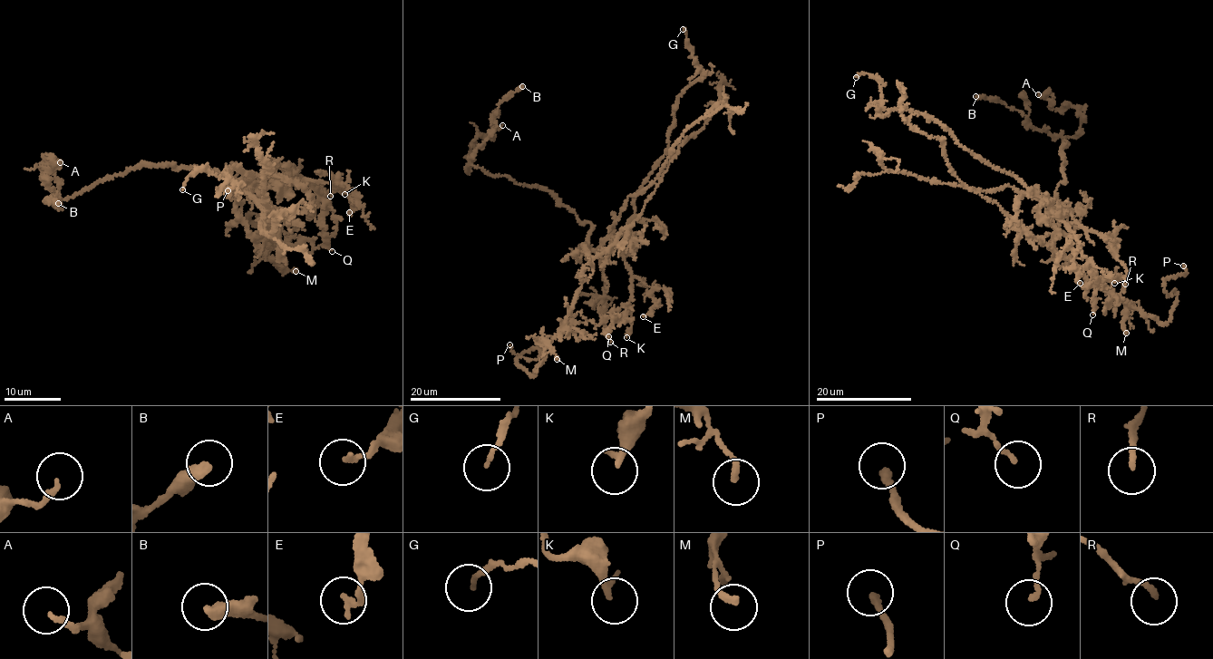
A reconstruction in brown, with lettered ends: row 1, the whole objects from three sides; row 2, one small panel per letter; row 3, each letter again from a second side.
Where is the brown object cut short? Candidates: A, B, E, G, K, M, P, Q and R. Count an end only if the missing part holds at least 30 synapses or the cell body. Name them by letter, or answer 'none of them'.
P

